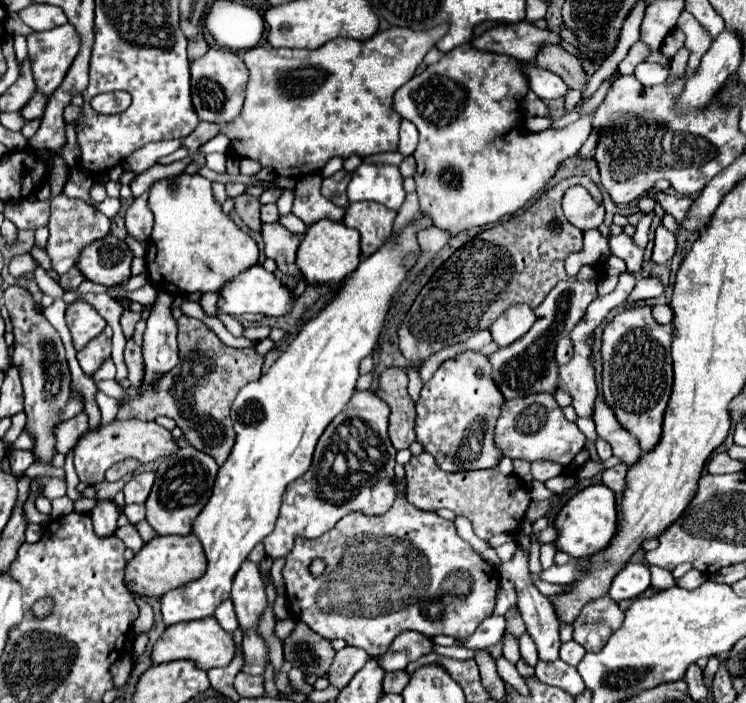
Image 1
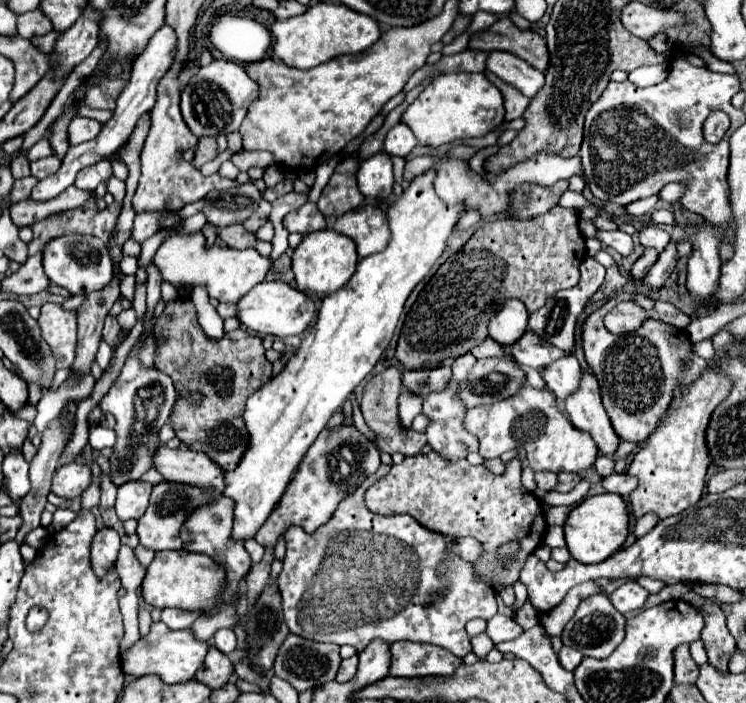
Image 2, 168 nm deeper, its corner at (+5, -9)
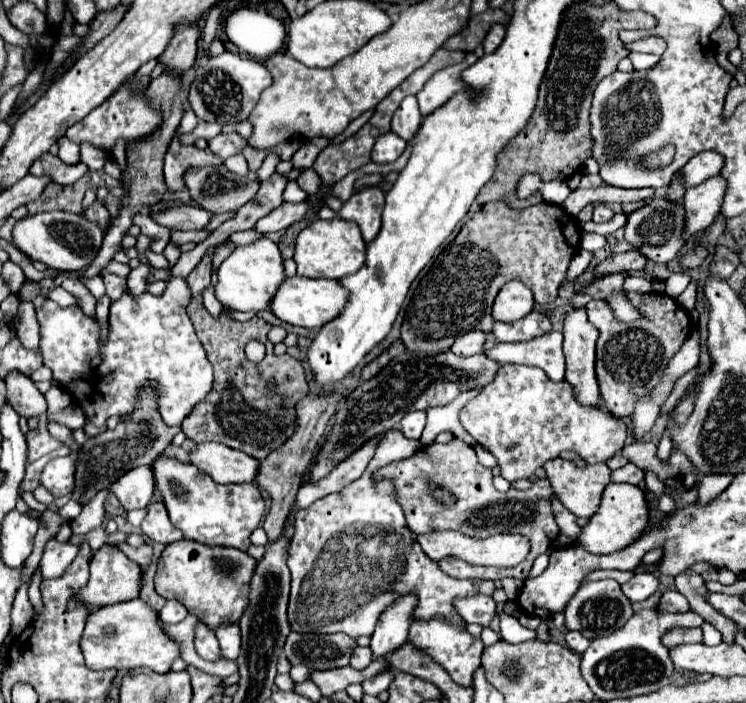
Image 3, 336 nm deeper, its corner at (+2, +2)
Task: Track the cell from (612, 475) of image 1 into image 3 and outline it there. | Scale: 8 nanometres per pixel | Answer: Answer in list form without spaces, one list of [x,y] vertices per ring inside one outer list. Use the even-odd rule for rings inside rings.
[[[626,464],[618,470],[612,470],[612,482],[628,482],[628,484],[640,484],[644,480],[644,472],[634,466],[634,464]]]

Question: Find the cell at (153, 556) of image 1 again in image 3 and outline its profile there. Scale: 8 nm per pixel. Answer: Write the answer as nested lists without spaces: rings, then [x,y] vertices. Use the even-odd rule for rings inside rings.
[[[180,540],[168,544],[160,558],[154,576],[156,592],[170,600],[182,602],[190,614],[198,616],[200,622],[216,628],[222,622],[238,622],[248,604],[248,586],[254,572],[254,558],[236,548],[206,546],[192,540]]]

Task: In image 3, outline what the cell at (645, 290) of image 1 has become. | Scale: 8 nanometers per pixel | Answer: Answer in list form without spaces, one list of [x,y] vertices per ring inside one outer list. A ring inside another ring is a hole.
[[[712,176],[704,184],[686,190],[684,194],[684,208],[686,208],[686,232],[684,238],[690,238],[698,230],[710,226],[718,212],[724,198],[726,182],[722,176]]]

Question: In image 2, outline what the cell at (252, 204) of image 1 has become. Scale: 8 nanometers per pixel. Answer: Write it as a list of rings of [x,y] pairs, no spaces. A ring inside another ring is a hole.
[[[245,183],[225,191],[209,191],[203,197],[203,213],[213,225],[243,223],[259,205],[261,191],[253,183]]]

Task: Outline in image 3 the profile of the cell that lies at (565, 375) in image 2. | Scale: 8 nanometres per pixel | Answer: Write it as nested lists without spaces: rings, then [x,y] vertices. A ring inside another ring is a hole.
[[[550,332],[530,342],[520,344],[498,344],[488,352],[492,360],[502,364],[524,364],[536,366],[546,372],[554,382],[564,380],[564,354],[562,354],[562,332]]]

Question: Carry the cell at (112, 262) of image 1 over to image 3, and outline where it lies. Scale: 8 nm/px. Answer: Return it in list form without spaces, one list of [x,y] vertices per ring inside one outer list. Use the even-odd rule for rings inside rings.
[[[40,212],[36,216],[26,216],[14,228],[14,244],[26,252],[32,260],[46,264],[48,268],[60,272],[80,272],[94,262],[98,256],[98,248],[102,246],[104,232],[98,224],[86,220],[82,214],[68,212]]]

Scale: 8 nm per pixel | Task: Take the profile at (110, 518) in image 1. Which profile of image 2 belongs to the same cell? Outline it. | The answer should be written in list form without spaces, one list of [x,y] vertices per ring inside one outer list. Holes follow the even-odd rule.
[[[103,527],[97,531],[91,545],[91,565],[97,577],[103,577],[111,567],[115,567],[119,545],[121,543],[115,529]]]

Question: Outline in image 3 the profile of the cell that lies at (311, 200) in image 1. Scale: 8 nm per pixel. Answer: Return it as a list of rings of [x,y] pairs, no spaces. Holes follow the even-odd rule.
[[[282,202],[278,208],[274,208],[268,216],[260,218],[256,222],[256,232],[260,234],[268,234],[268,232],[280,232],[286,230],[288,226],[292,226],[294,222],[300,222],[306,212],[308,212],[308,202],[298,202],[298,204],[288,204]]]

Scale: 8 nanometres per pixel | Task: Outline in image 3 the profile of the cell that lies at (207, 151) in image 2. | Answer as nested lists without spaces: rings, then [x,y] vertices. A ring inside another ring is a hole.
[[[232,132],[232,134],[218,134],[218,136],[214,136],[214,138],[208,140],[208,148],[212,152],[216,152],[222,160],[226,160],[232,154],[242,152],[246,144],[248,142],[242,136],[238,136],[236,132]]]

